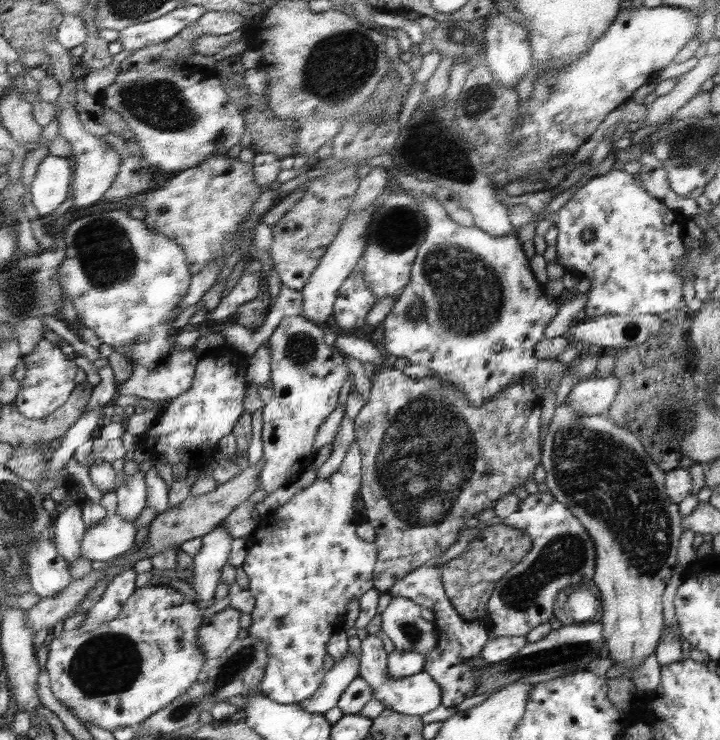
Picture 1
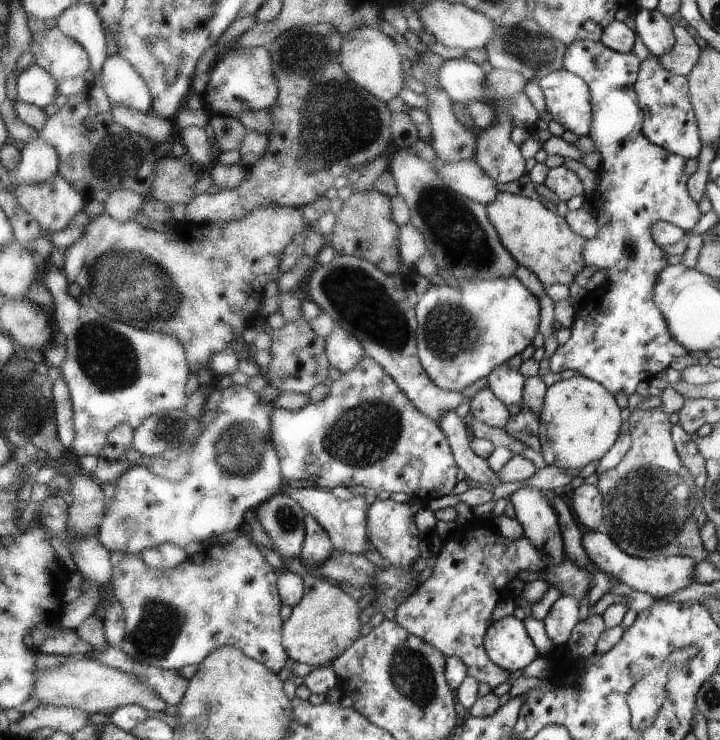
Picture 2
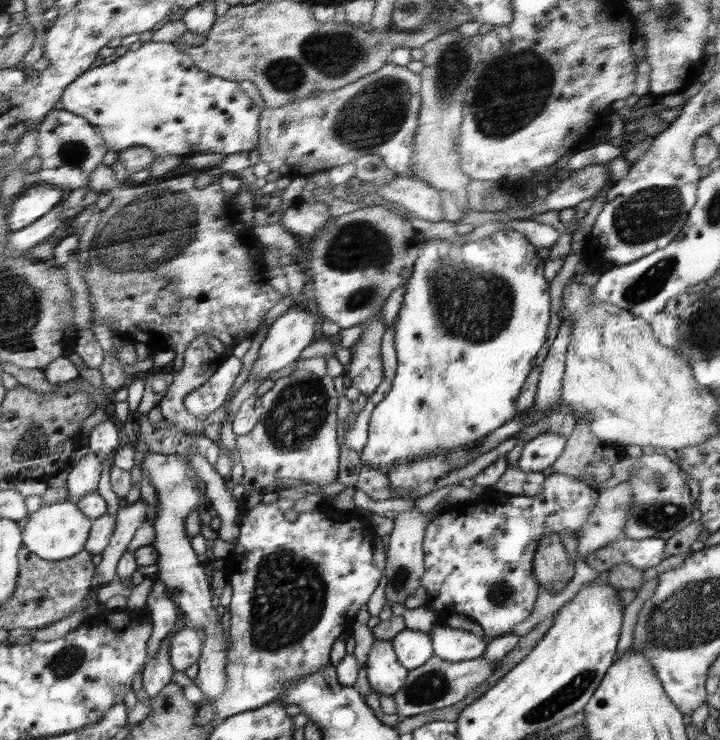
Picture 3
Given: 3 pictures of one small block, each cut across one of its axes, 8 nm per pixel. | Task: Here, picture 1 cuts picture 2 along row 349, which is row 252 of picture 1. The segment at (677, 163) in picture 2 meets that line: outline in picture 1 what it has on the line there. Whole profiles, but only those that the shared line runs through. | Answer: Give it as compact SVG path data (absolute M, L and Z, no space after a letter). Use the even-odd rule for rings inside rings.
M612 168L603 175L592 177L578 189L553 216L558 228L556 262L564 272L573 273L590 280L585 305L586 321L603 315L636 316L662 315L666 312L687 307L695 298L691 281L677 274L677 266L686 255L683 240L685 217L666 208L662 200L654 198L640 184L638 174ZM590 227L592 239L584 242L582 231Z

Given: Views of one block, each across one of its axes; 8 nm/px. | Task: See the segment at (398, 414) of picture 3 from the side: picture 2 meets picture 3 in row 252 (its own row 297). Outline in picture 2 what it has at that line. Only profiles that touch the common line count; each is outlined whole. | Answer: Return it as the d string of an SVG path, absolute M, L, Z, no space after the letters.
M514 275L494 280L474 278L466 282L461 281L459 286L446 283L440 286L432 285L420 295L415 312L420 364L436 386L454 392L462 392L480 376L486 378L496 366L520 354L524 348L530 348L530 344L533 344L532 338L538 334L540 322L538 298Z

